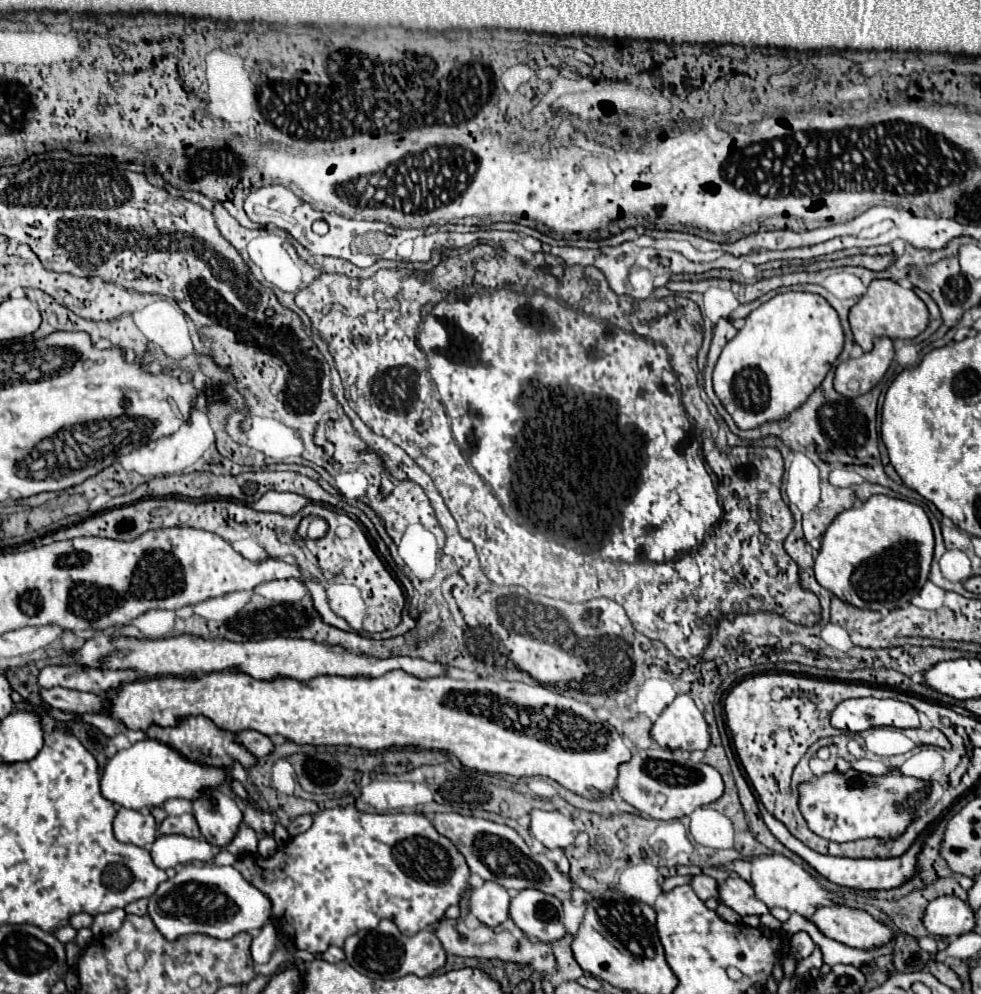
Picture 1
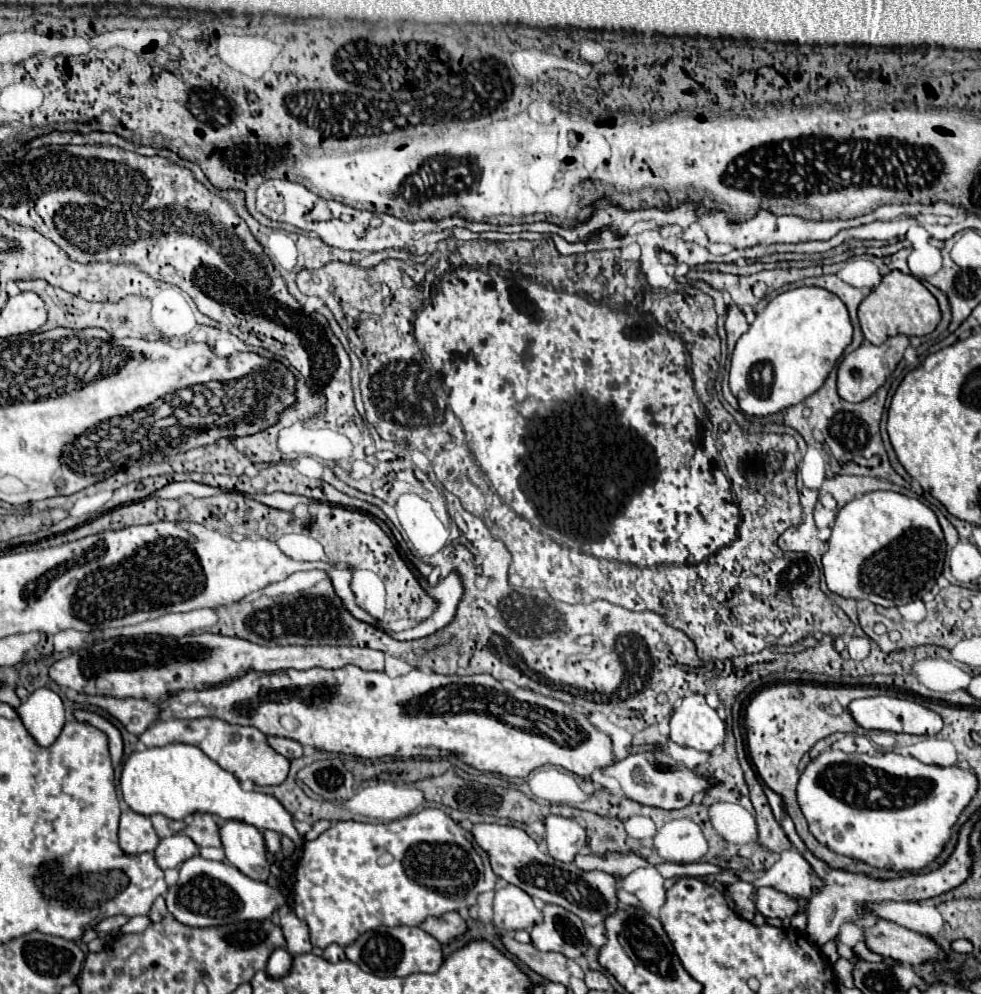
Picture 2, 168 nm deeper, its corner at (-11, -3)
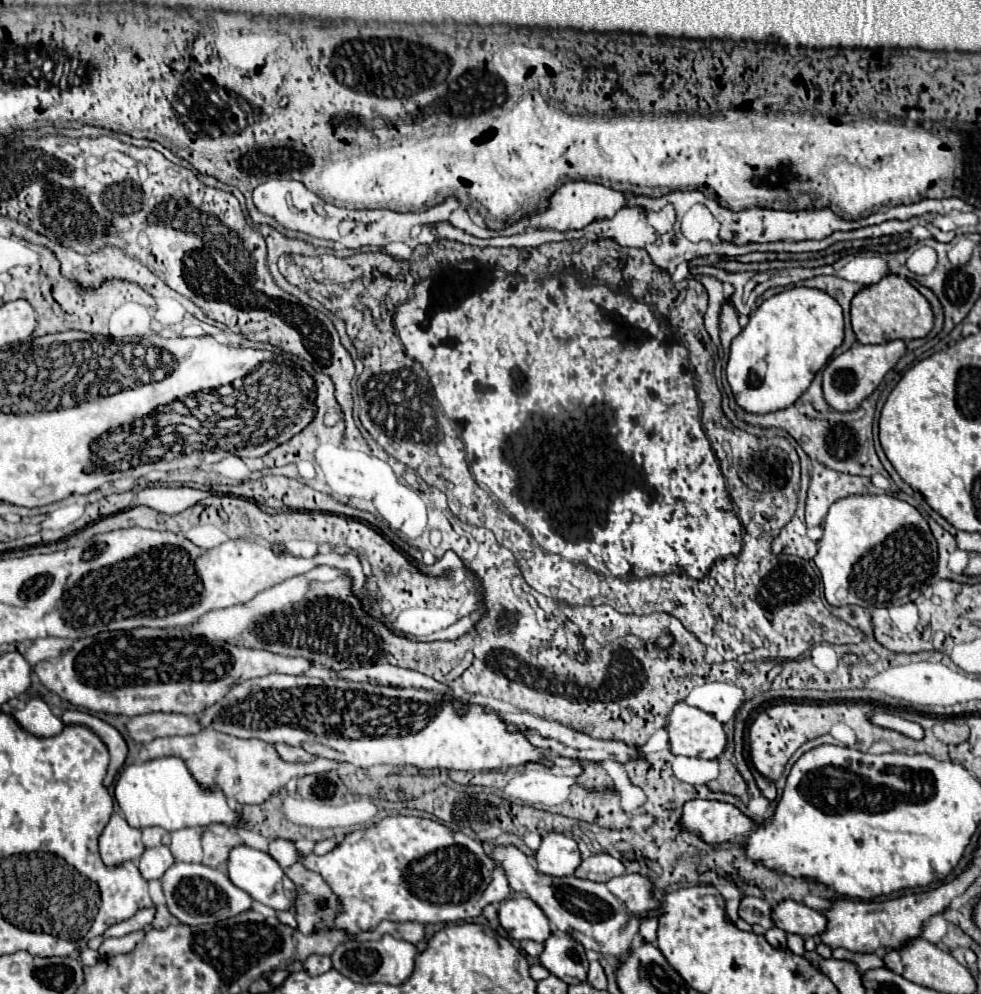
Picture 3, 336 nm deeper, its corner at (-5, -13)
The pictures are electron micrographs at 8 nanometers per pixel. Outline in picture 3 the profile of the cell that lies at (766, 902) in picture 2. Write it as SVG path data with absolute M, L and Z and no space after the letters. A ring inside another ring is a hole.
M782 901L772 907L772 921L778 929L796 935L820 935L826 929L826 917L820 911L796 901Z

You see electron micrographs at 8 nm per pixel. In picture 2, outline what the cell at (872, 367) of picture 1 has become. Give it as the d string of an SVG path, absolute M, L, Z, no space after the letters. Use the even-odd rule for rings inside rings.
M894 335L894 337L888 337L882 345L872 345L868 341L864 341L858 349L854 349L852 353L848 353L842 363L838 365L838 379L836 379L836 385L838 385L838 395L844 399L844 401L850 401L850 403L860 403L864 399L868 399L872 393L876 393L884 381L892 375L892 371L896 369L898 361L902 359L906 347L908 347L908 337L906 335Z

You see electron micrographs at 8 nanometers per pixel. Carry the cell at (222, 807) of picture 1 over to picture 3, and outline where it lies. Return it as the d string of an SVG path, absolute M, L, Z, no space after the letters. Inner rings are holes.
M236 845L232 847L228 855L228 877L236 887L242 887L254 901L272 907L276 911L288 911L294 907L296 901L296 885L288 879L288 875L282 871L282 867L264 851L252 849L248 845Z

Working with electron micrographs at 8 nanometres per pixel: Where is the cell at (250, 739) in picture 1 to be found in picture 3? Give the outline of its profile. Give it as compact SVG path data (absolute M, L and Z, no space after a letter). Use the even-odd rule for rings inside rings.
M276 743L274 749L278 751L280 759L290 761L290 763L308 763L308 761L312 761L312 755L306 753L304 749L300 749L300 747L292 747L292 745L284 745L284 743Z

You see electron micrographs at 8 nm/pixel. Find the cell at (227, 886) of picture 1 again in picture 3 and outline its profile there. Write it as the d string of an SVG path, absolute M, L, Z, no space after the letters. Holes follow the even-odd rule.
M174 863L164 873L162 887L164 887L168 911L172 913L172 917L176 917L182 925L188 925L188 927L218 923L222 919L230 919L234 915L240 915L252 909L252 897L246 891L238 889L228 879L228 875L202 863Z

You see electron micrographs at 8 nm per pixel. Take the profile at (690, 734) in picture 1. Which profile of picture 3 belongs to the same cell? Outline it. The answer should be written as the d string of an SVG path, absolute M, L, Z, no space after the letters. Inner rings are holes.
M686 703L674 705L666 729L674 755L718 759L726 747L722 723Z

